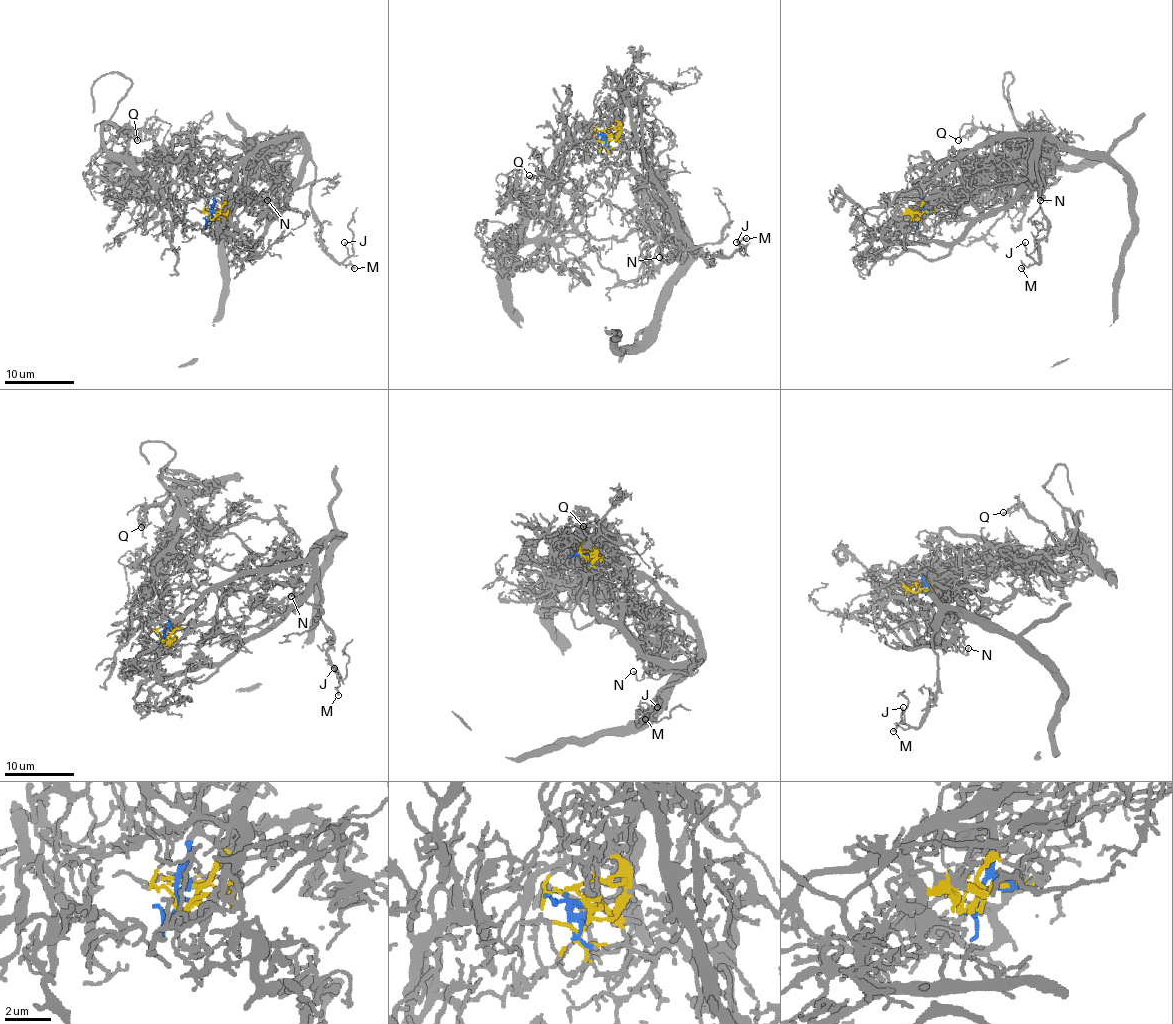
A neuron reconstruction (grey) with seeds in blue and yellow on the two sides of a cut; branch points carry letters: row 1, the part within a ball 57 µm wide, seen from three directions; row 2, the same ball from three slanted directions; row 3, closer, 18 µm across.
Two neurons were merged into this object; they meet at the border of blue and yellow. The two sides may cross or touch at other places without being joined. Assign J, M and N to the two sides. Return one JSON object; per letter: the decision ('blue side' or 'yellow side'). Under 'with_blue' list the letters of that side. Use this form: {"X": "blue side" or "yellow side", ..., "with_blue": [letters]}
{"J": "yellow side", "M": "yellow side", "N": "yellow side", "with_blue": []}

